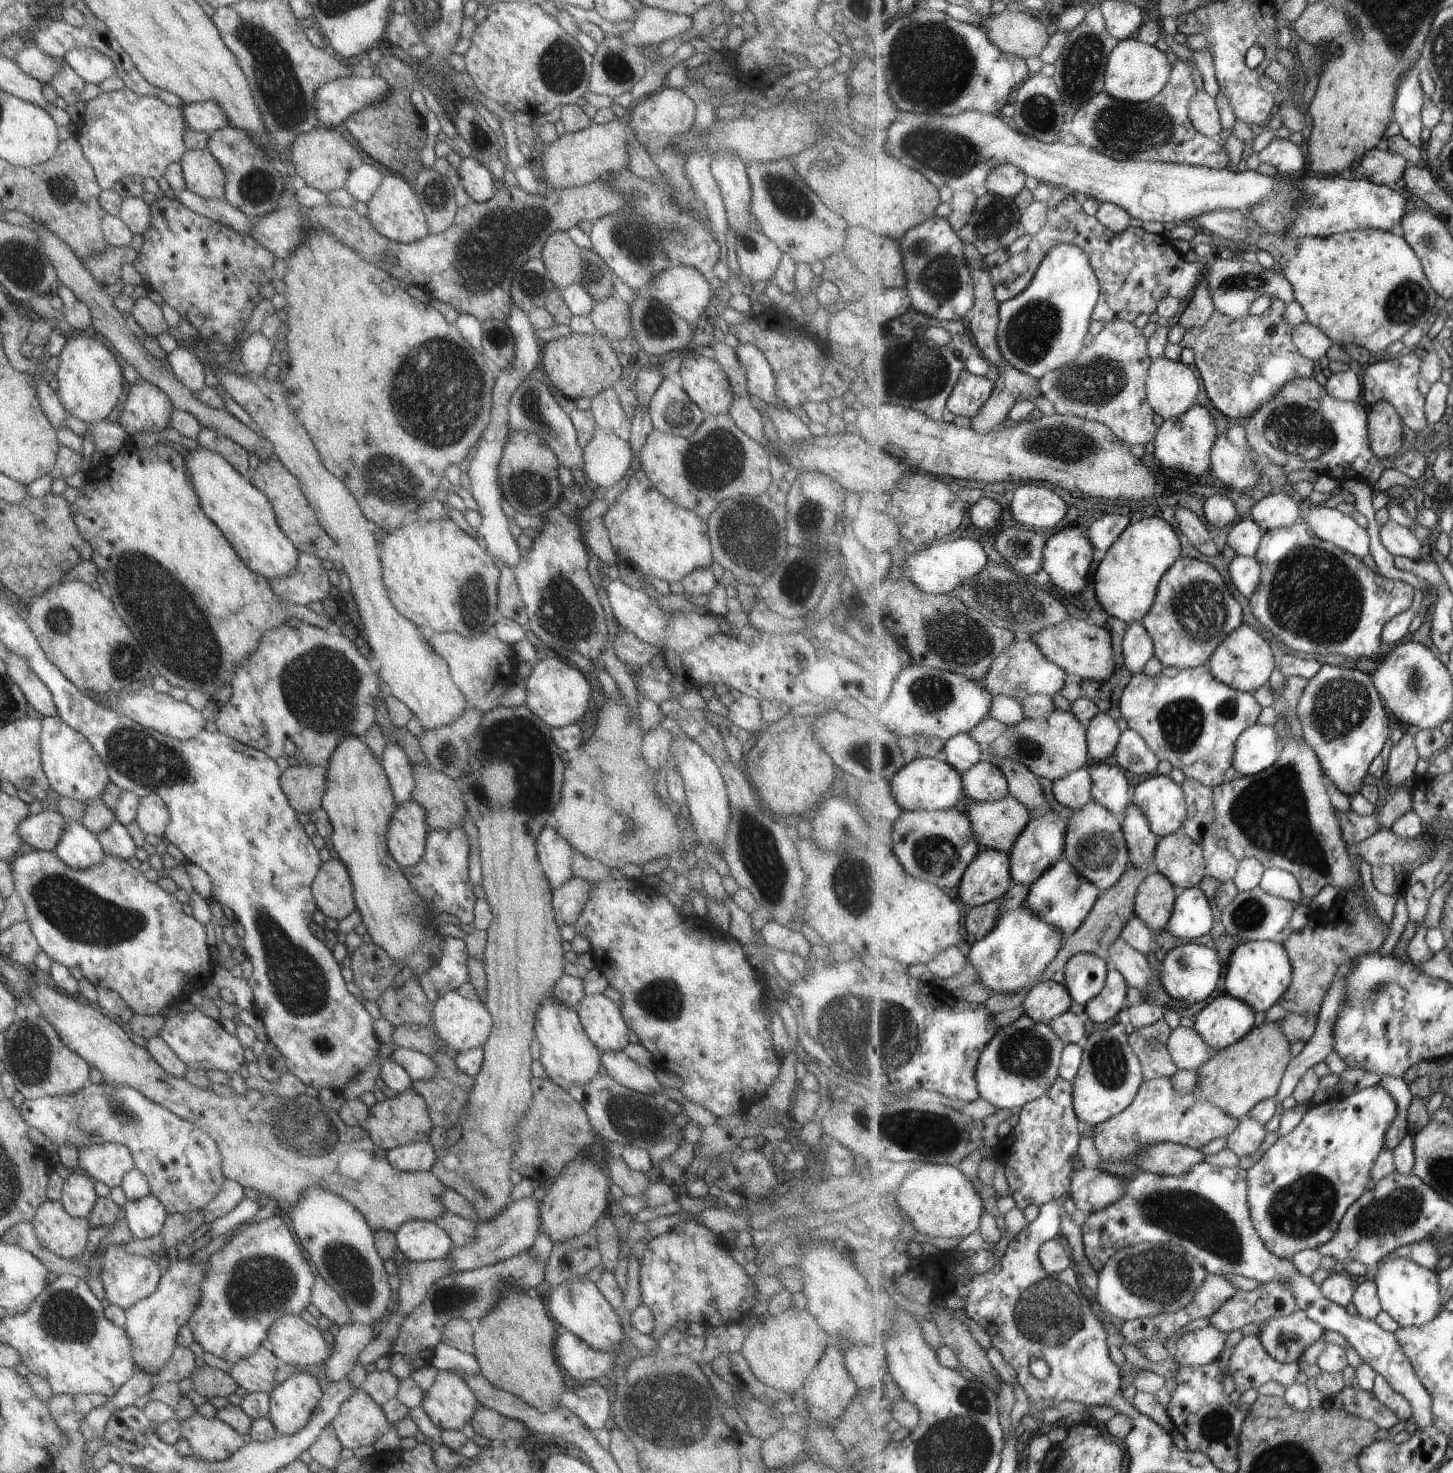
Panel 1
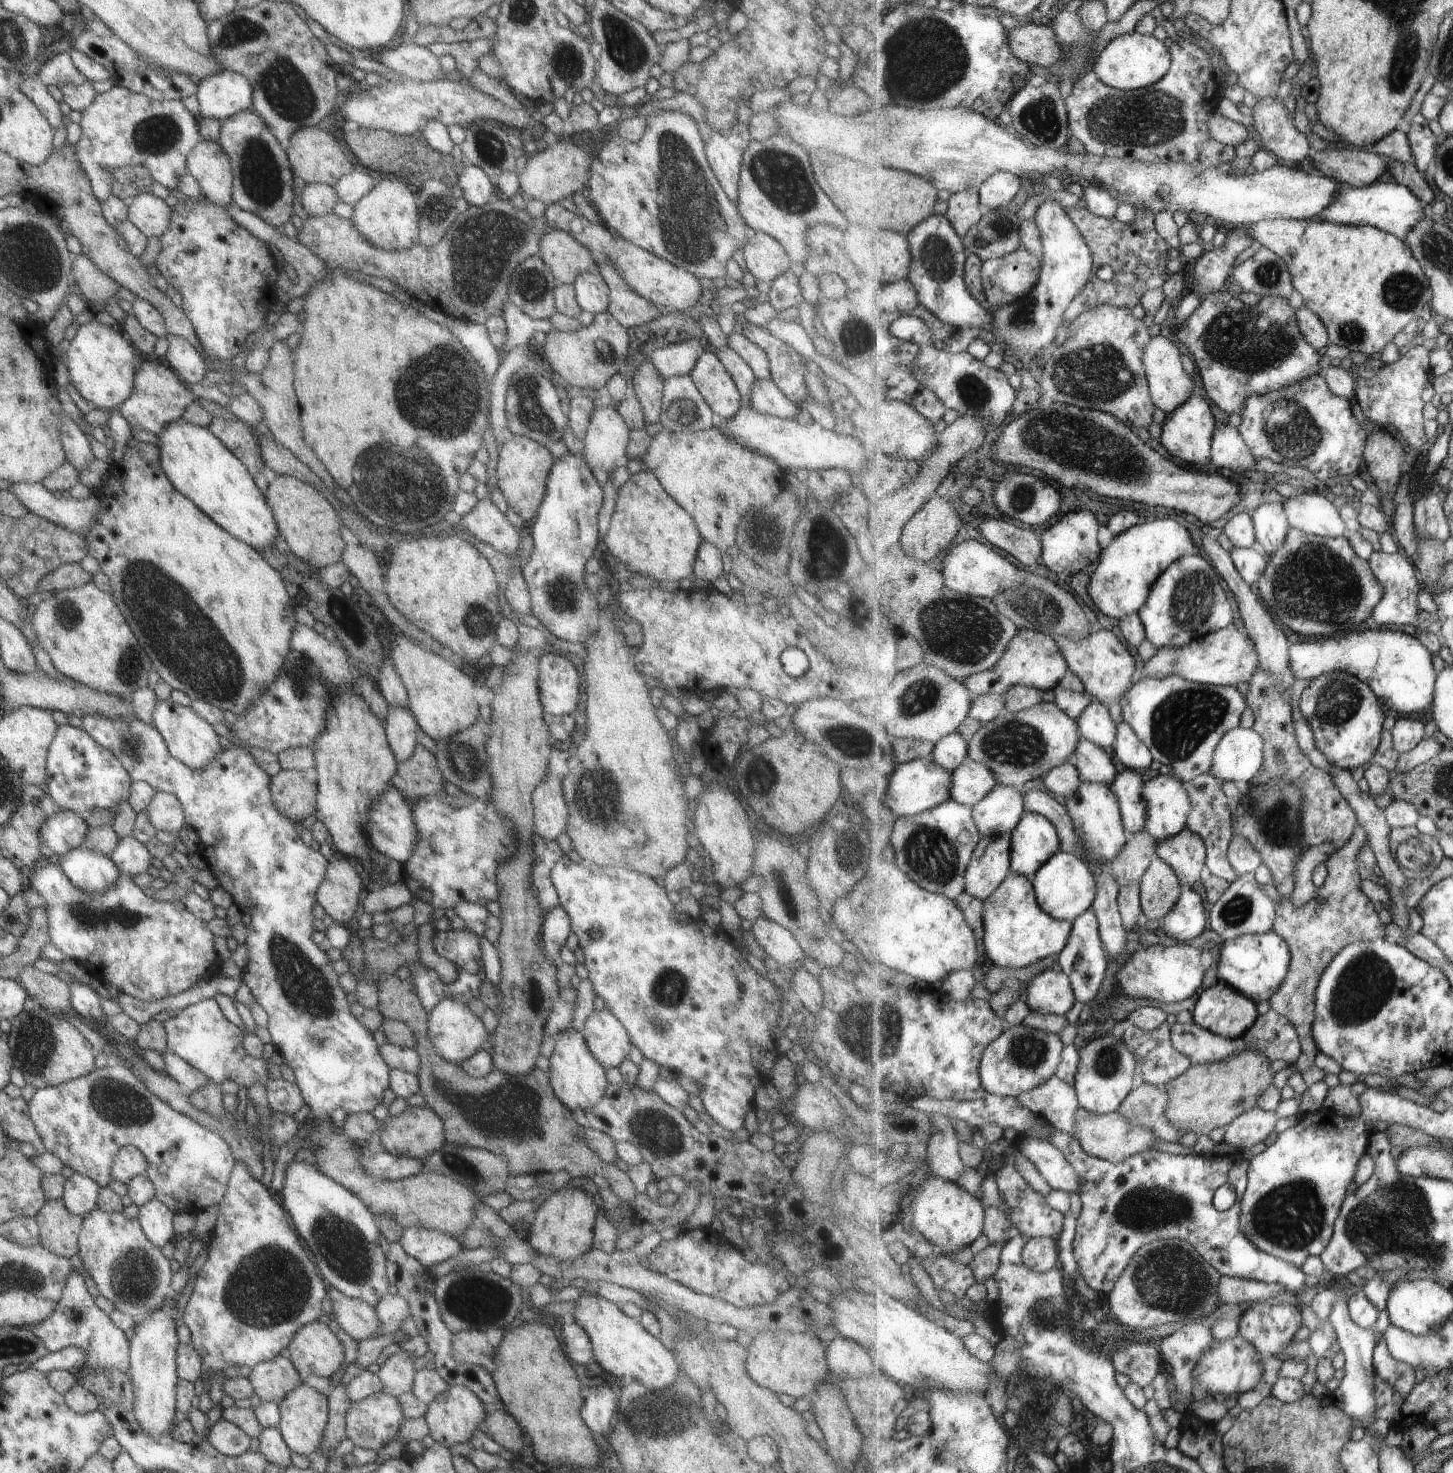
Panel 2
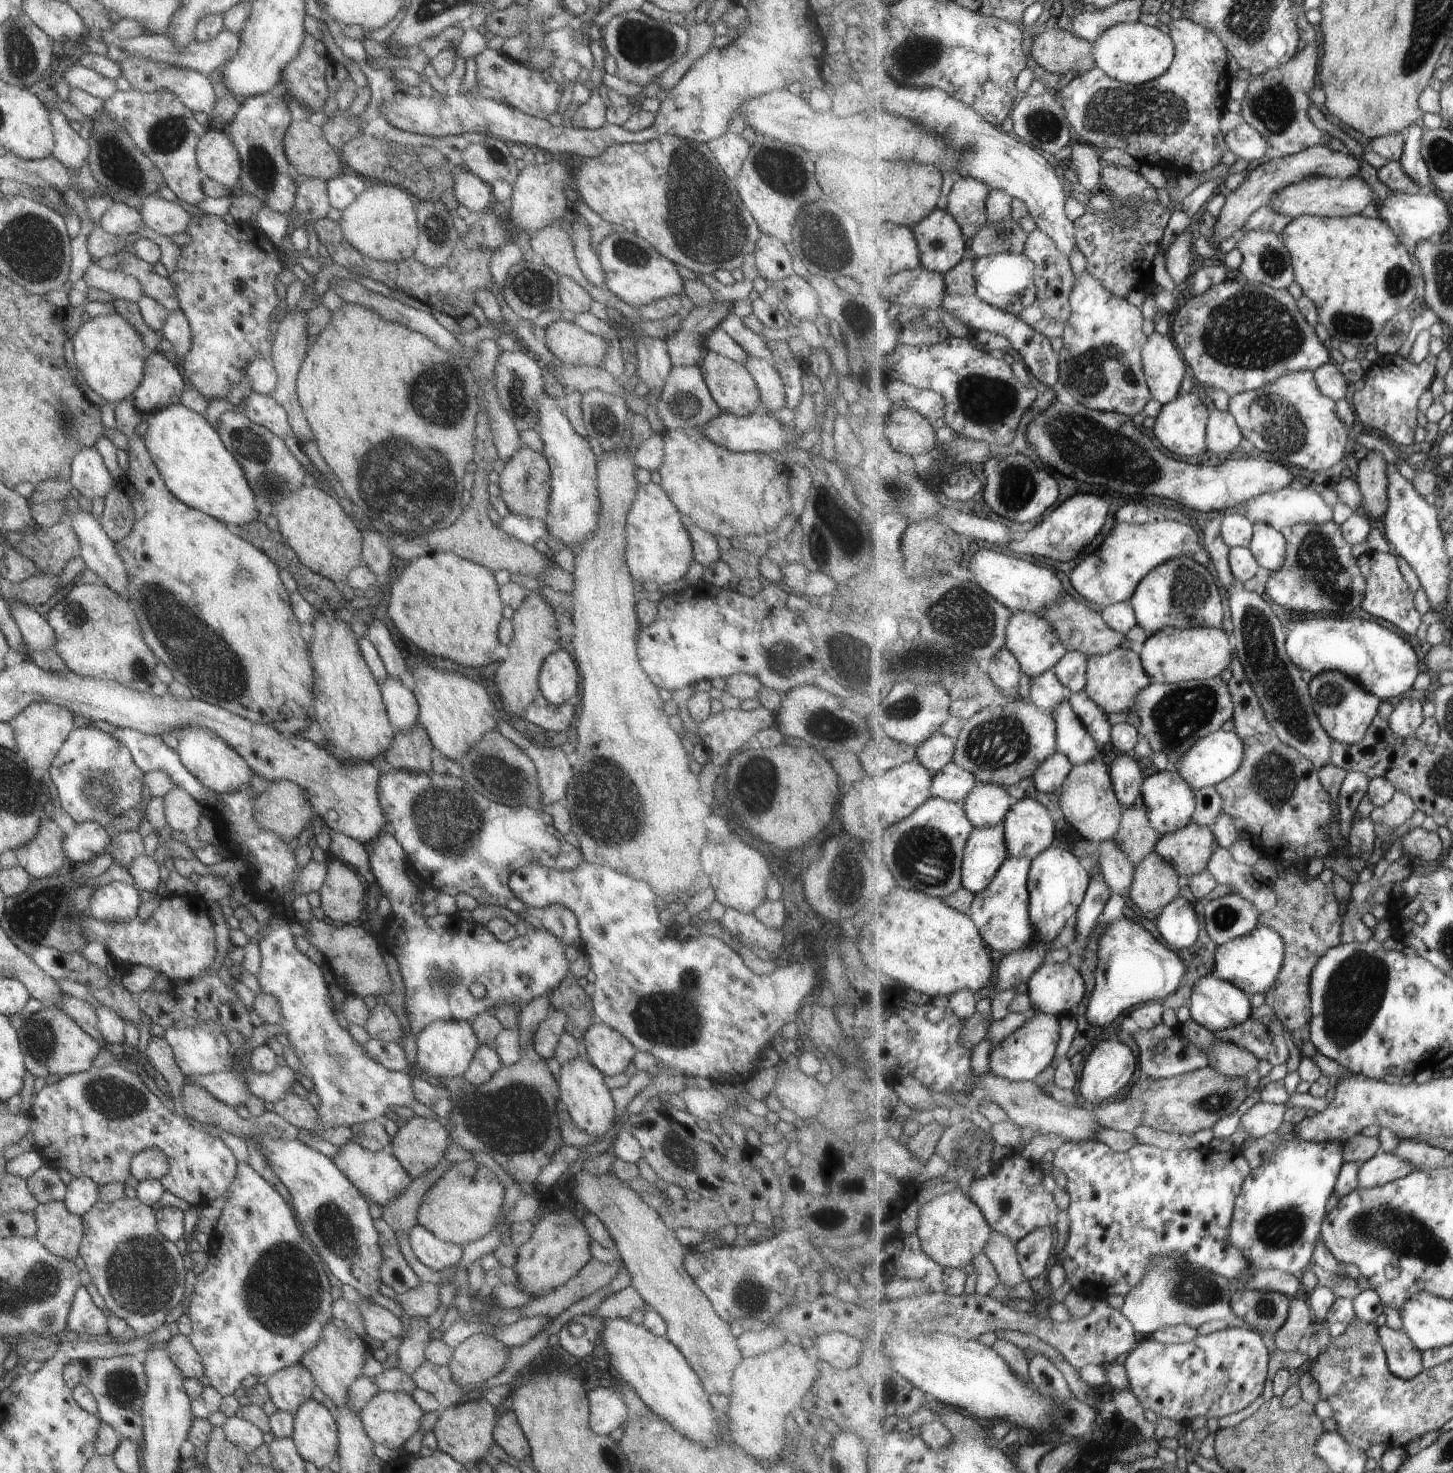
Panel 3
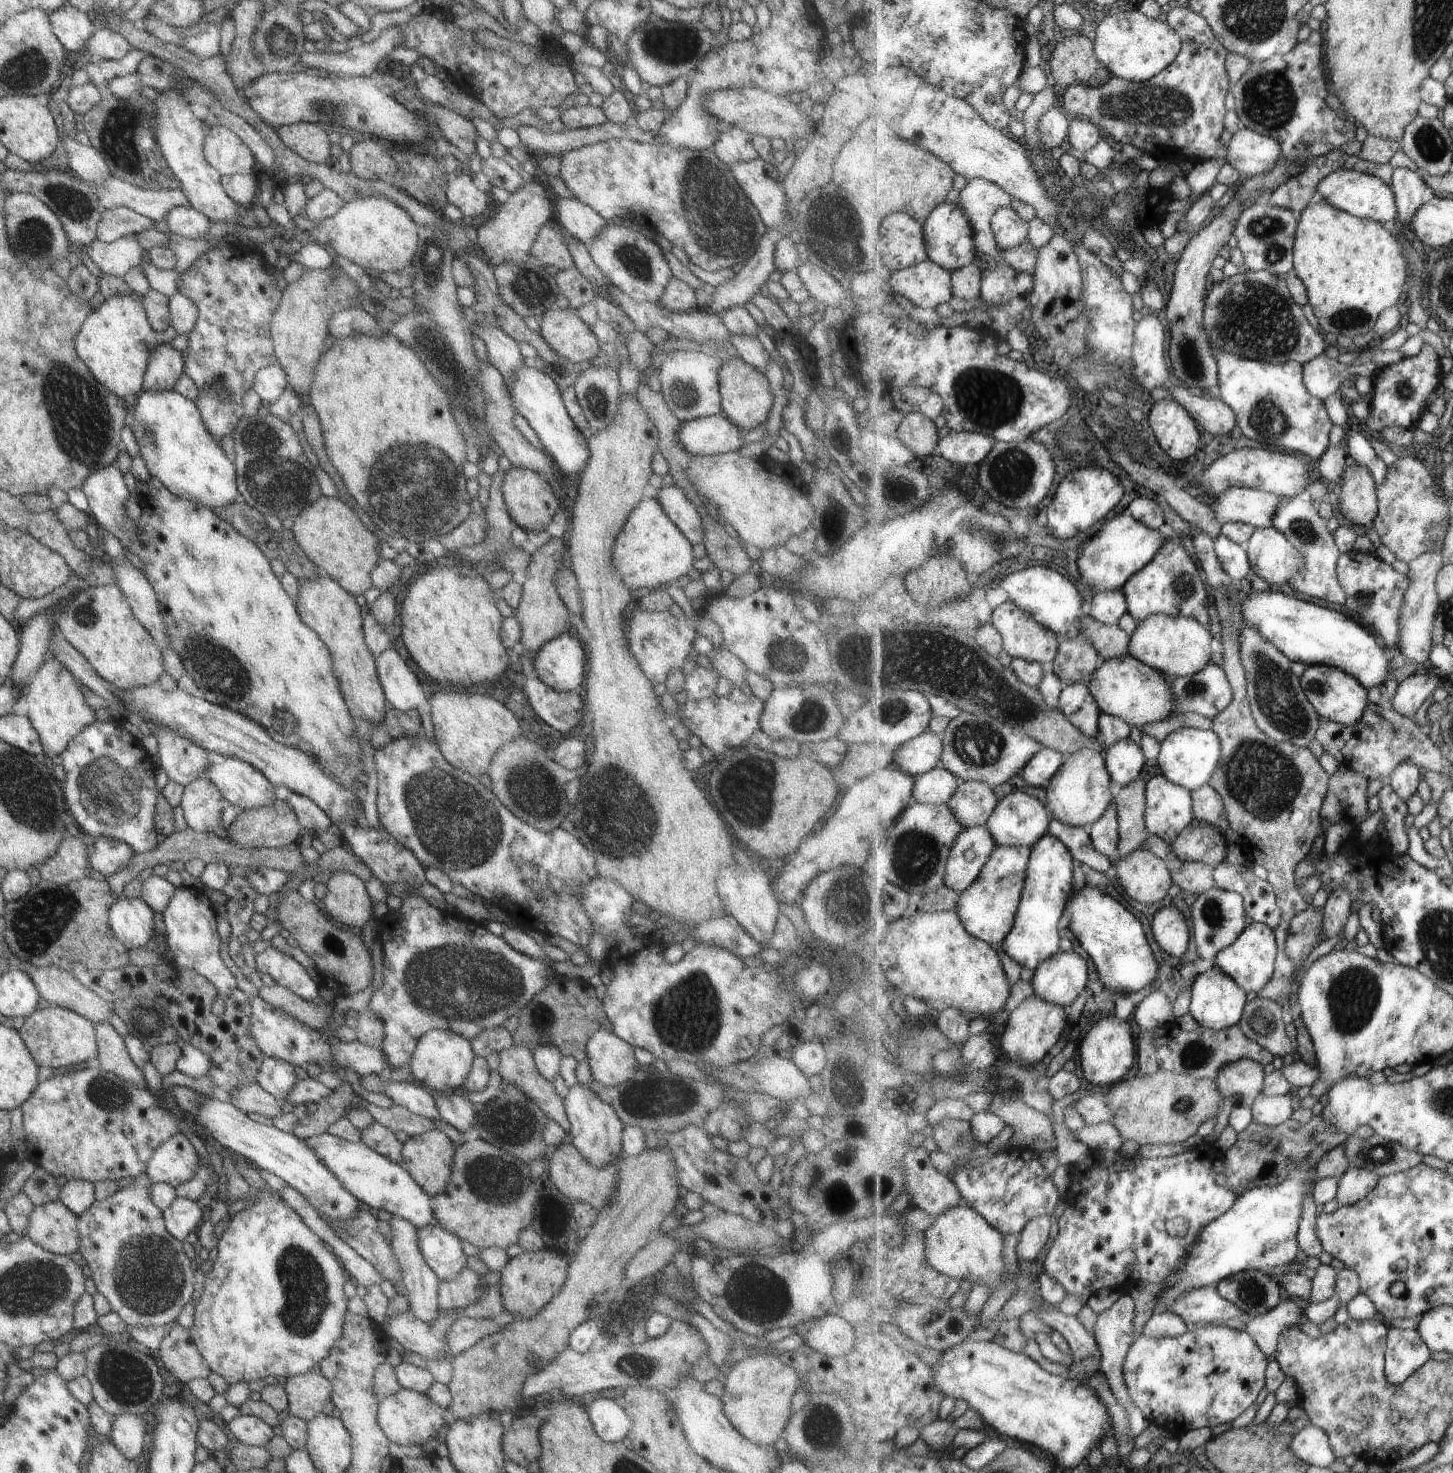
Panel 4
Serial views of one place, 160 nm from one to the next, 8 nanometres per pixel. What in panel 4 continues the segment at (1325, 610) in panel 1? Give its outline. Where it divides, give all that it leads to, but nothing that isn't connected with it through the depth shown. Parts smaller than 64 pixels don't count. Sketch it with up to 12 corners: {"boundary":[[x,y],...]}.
{"boundary":[[1283,497],[1273,527],[1305,558],[1288,583],[1339,606],[1337,546],[1329,520],[1306,497]]}

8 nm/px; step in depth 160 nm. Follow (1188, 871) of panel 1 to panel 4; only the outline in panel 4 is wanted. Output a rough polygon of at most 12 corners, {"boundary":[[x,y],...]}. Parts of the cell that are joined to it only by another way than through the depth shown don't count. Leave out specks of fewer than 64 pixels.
{"boundary":[[1196,819],[1169,846],[1180,860],[1217,867],[1224,832]]}

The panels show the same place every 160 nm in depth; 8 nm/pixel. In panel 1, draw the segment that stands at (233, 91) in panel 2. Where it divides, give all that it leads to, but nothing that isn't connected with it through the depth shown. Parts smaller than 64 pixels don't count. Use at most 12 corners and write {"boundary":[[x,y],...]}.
{"boundary":[[216,102],[181,107],[187,129],[212,133],[228,125]]}

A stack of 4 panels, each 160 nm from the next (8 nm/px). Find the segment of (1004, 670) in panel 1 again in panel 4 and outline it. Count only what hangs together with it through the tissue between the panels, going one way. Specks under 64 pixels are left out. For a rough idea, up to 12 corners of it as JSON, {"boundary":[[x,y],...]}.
{"boundary":[[1007,600],[993,612],[1012,659],[1050,666],[1060,639]]}

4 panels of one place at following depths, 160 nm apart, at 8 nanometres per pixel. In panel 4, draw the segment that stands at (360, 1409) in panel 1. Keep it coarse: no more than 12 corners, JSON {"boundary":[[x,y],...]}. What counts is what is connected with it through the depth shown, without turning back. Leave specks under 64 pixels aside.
{"boundary":[[400,1389],[377,1402],[375,1422],[387,1442],[439,1439],[446,1409]]}

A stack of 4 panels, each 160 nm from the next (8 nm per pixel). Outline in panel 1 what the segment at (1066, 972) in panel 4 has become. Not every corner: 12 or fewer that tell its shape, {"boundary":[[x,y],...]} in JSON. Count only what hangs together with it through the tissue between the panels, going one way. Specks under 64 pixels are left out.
{"boundary":[[1051,980],[1033,986],[1022,1007],[1049,1025],[1073,1003],[1068,987]]}

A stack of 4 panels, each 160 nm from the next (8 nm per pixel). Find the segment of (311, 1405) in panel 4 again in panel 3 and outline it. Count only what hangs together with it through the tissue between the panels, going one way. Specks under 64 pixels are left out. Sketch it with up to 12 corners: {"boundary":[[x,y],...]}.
{"boundary":[[298,1364],[275,1370],[263,1386],[277,1410],[291,1414],[315,1388]]}

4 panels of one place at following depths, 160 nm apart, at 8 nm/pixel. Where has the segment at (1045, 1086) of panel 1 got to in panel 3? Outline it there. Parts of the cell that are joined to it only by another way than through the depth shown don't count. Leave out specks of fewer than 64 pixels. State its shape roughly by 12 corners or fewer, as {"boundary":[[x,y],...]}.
{"boundary":[[1036,1012],[999,1046],[989,1071],[1035,1082],[1056,1058],[1060,1018]]}

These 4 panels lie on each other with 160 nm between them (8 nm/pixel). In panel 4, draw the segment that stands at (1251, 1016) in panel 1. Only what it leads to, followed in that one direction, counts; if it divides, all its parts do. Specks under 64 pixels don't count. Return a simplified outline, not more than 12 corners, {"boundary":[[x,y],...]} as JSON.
{"boundary":[[1214,965],[1192,981],[1190,1014],[1209,1030],[1244,1017],[1247,992]]}

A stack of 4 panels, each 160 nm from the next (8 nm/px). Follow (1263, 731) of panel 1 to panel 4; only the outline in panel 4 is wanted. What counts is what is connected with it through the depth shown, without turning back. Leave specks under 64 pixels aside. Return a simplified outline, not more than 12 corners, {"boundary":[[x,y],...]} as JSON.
{"boundary":[[1180,728],[1165,737],[1161,774],[1191,792],[1213,778],[1221,736]]}

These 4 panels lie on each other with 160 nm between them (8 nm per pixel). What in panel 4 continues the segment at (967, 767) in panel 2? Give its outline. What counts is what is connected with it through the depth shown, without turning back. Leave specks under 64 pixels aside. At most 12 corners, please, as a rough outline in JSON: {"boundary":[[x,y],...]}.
{"boundary":[[940,766],[917,777],[913,796],[946,804],[963,782]]}

